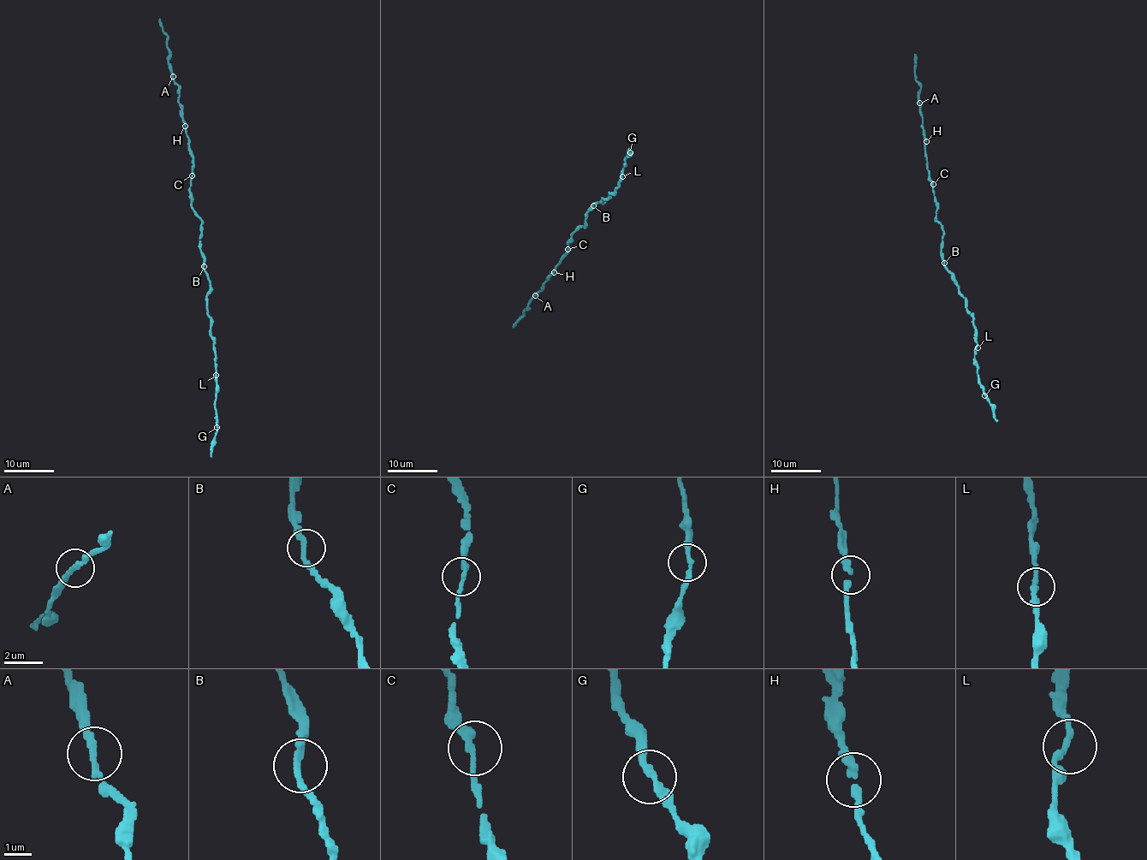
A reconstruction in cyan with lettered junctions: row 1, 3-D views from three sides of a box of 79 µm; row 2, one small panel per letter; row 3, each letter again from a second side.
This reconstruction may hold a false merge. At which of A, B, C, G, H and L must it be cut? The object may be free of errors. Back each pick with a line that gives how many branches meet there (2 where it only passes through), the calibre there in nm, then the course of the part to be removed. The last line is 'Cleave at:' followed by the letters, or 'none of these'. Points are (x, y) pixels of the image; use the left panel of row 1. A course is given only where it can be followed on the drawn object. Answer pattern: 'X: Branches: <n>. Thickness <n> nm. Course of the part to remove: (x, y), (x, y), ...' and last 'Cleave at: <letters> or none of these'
Cleave at: none of these

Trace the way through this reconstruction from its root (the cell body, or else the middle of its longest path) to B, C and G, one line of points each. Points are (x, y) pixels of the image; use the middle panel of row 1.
B: (585, 225), (585, 213), (593, 205)
C: (585, 225), (585, 228), (582, 227), (572, 234), (567, 249)
G: (585, 225), (585, 213), (594, 203), (606, 198), (609, 192), (615, 192), (626, 156), (630, 152)

